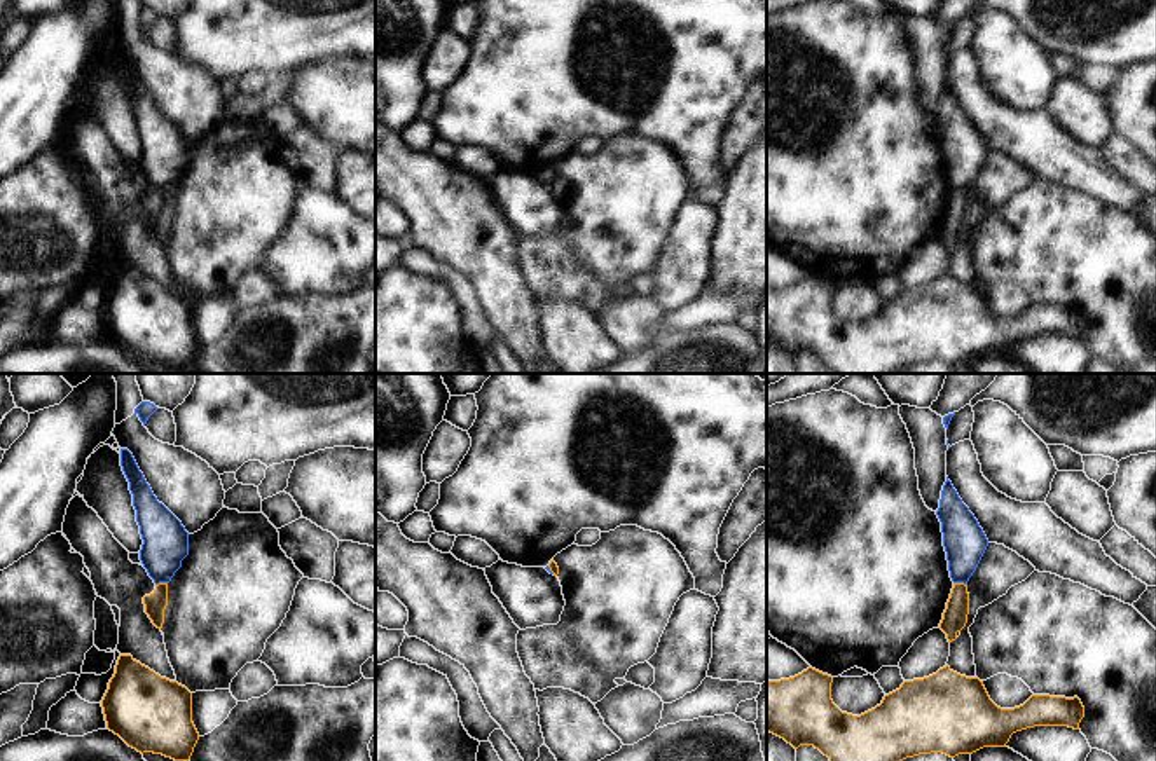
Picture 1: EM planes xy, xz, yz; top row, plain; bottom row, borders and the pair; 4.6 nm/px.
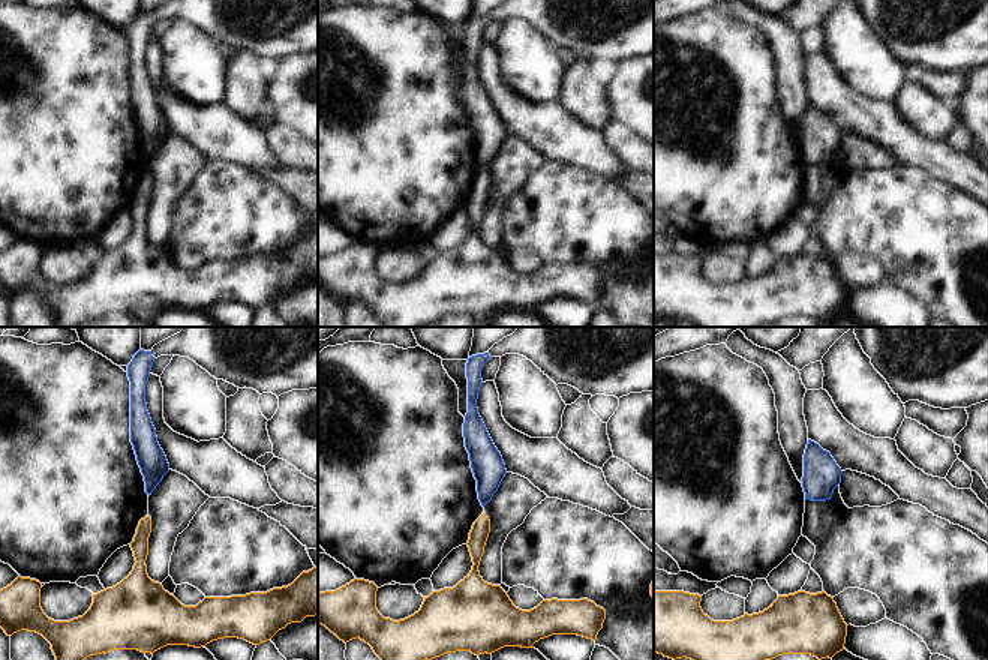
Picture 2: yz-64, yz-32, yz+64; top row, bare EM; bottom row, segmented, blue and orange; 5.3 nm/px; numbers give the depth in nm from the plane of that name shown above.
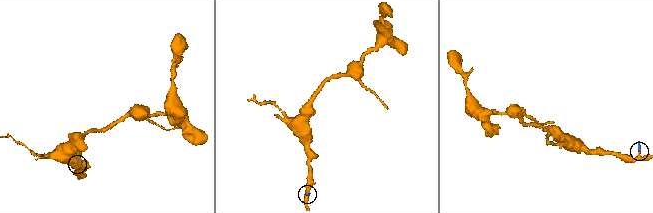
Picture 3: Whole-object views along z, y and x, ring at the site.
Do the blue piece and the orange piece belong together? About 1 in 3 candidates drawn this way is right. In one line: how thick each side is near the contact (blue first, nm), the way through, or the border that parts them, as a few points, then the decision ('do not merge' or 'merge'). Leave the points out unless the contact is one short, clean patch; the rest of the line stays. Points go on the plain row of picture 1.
200 nm thick on the blue side, 110 nm on the other; border along yz (954, 191), (966, 194); do not merge

